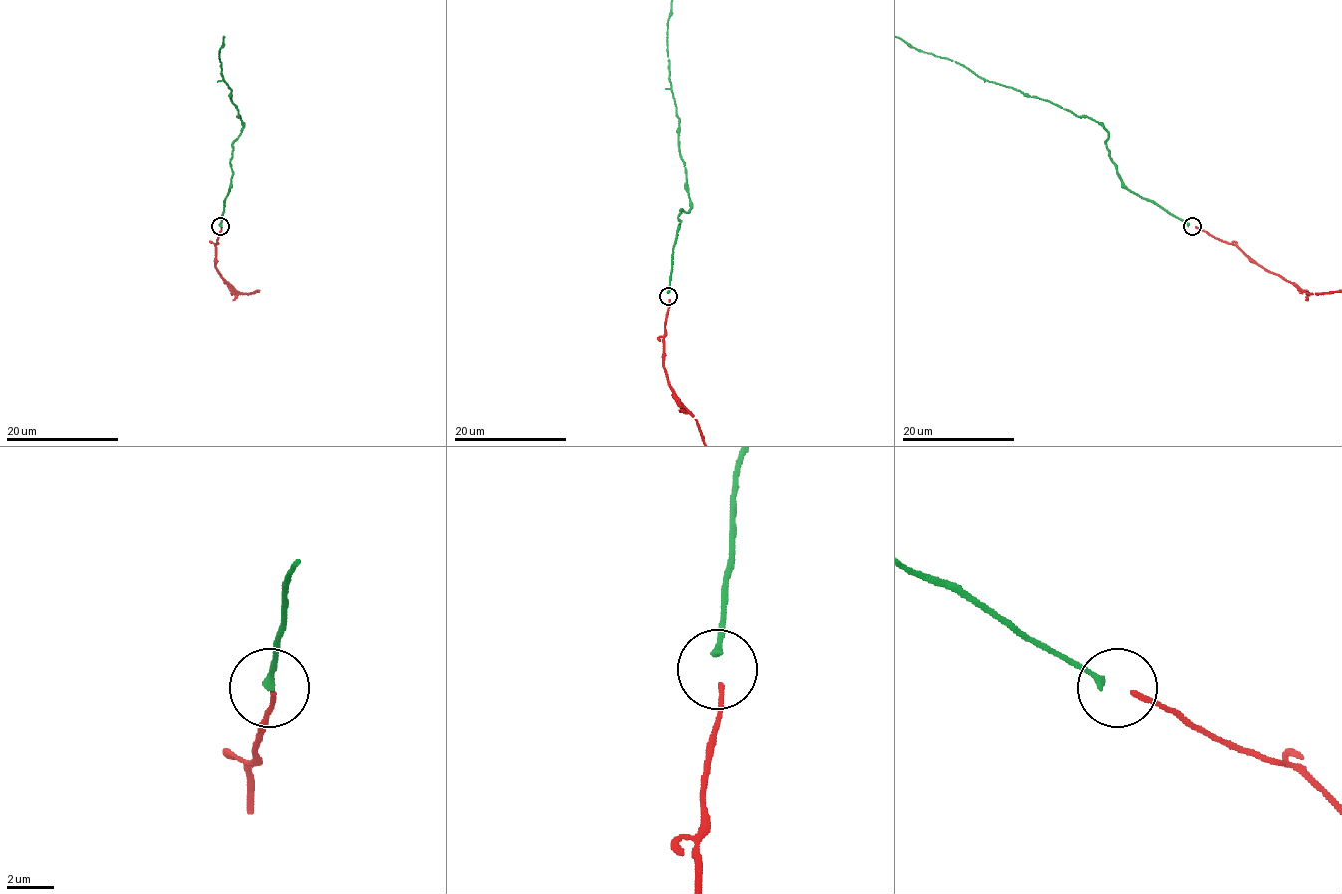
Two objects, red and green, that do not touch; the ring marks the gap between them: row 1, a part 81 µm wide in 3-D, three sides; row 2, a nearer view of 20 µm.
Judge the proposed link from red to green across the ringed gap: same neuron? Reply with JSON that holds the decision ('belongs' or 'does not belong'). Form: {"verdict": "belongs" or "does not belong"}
{"verdict": "belongs"}

